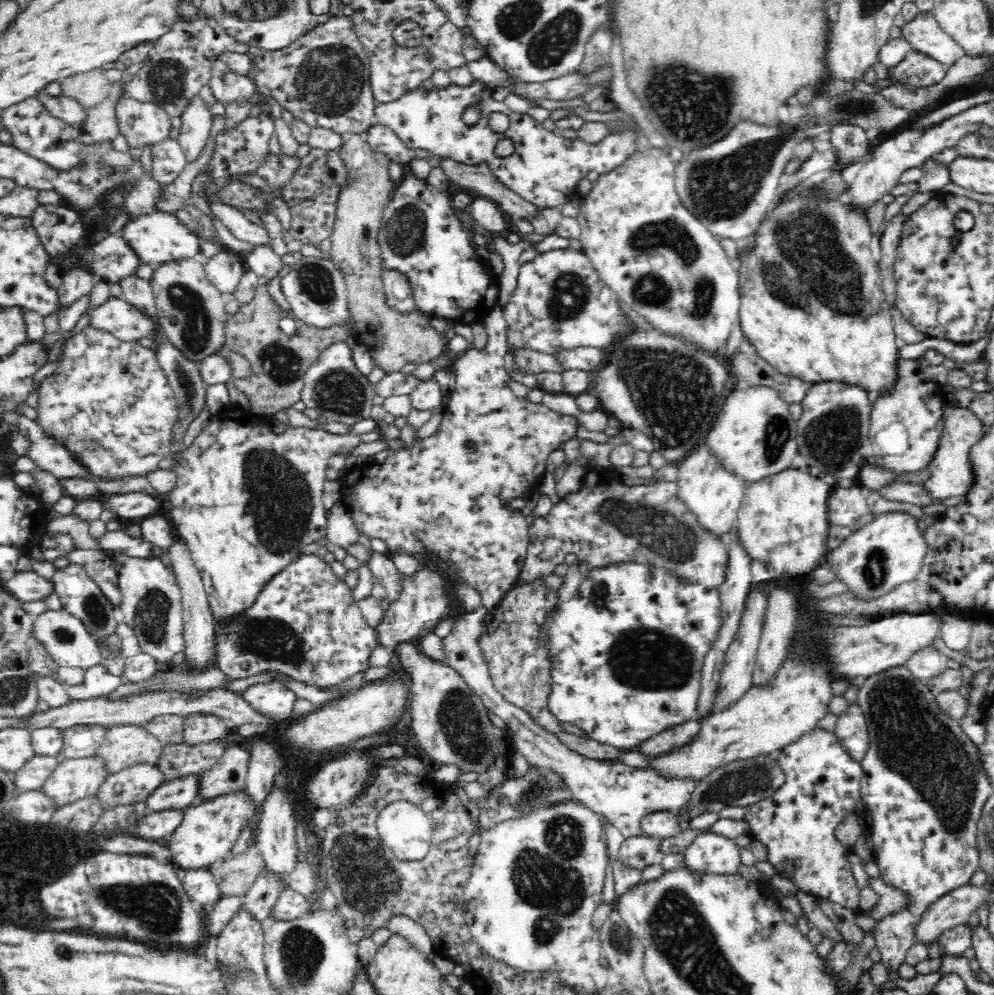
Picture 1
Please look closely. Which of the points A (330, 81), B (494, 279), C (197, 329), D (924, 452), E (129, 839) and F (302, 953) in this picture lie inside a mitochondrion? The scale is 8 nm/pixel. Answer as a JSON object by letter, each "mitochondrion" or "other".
{"A":"mitochondrion","B":"other","C":"mitochondrion","D":"other","E":"other","F":"mitochondrion"}

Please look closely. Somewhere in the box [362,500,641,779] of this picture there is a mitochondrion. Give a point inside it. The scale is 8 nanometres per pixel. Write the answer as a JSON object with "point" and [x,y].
{"point":[461,720]}

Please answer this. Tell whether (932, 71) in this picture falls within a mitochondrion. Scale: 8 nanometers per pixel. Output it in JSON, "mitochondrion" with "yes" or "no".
{"mitochondrion":"no"}

